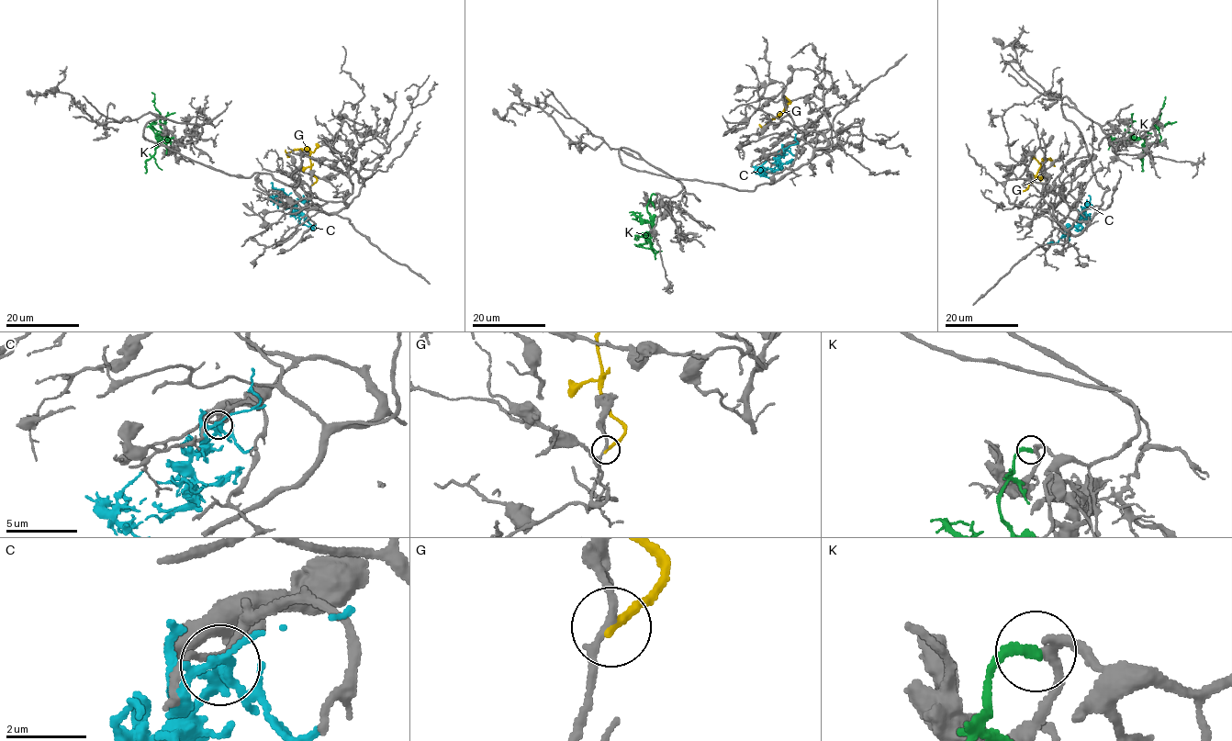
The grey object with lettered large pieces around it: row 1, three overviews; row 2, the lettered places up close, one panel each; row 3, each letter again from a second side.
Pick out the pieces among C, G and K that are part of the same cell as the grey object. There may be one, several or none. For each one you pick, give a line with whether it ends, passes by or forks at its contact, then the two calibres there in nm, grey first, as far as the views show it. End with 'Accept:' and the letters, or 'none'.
K: it ends | 200/240 nm
Accept: K

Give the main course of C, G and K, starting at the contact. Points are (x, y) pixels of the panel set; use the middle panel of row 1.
C: (786, 149), (779, 158), (779, 168), (757, 170), (767, 160)
G: (785, 97), (790, 103), (783, 111), (763, 127), (759, 124)
K: (655, 194), (646, 207), (651, 232), (646, 236), (645, 243), (636, 246)

